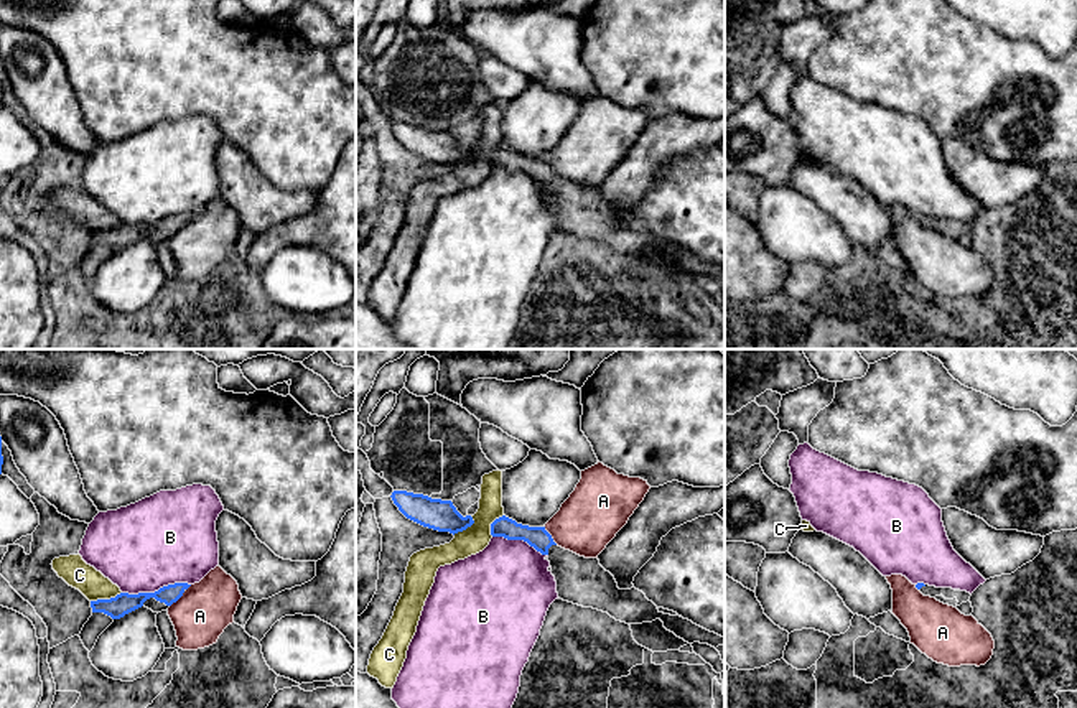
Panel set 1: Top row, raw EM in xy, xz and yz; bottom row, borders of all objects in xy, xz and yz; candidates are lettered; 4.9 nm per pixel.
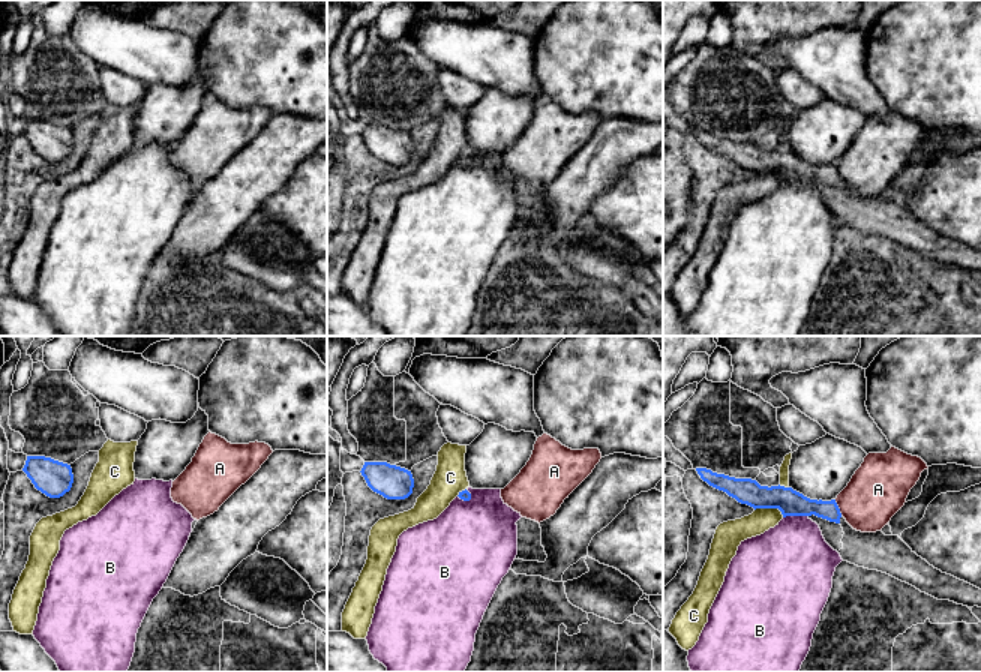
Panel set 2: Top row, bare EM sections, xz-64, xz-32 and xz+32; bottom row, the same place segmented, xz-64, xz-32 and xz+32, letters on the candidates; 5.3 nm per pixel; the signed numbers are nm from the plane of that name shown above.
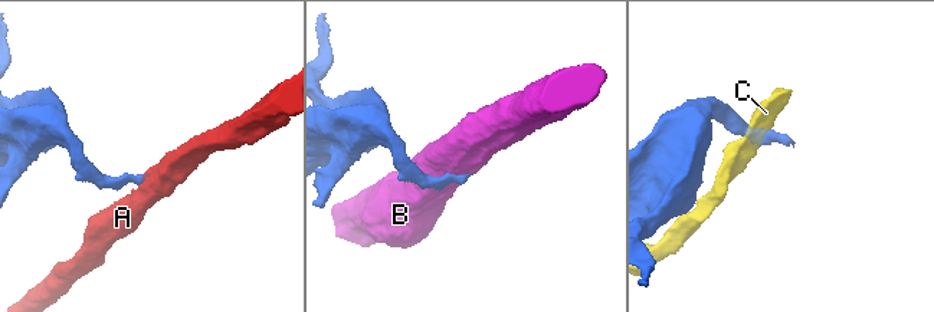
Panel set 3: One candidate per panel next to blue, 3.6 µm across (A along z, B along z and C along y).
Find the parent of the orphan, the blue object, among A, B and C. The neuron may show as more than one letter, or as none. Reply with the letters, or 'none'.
none

